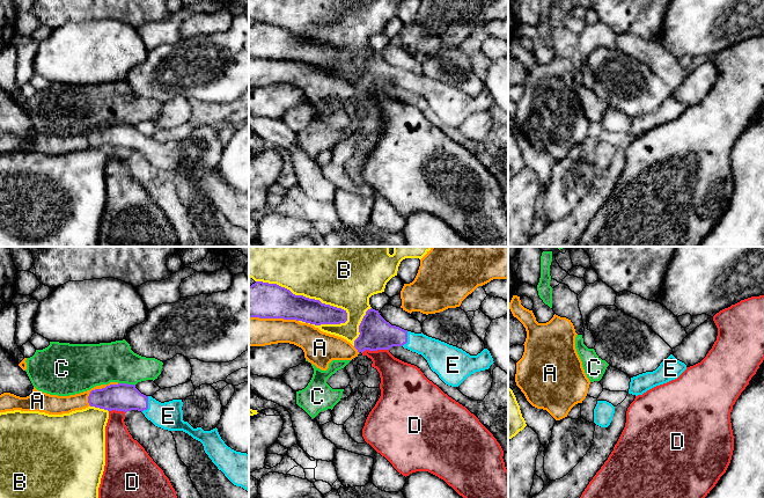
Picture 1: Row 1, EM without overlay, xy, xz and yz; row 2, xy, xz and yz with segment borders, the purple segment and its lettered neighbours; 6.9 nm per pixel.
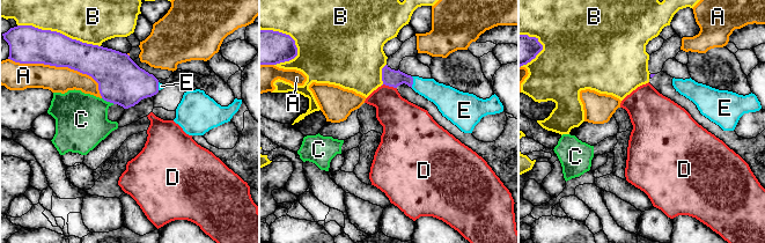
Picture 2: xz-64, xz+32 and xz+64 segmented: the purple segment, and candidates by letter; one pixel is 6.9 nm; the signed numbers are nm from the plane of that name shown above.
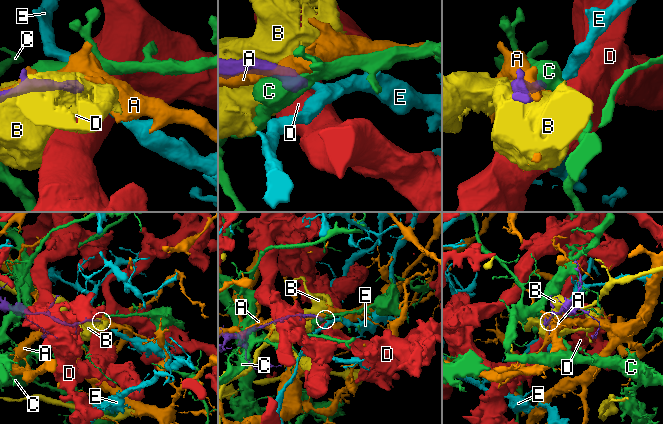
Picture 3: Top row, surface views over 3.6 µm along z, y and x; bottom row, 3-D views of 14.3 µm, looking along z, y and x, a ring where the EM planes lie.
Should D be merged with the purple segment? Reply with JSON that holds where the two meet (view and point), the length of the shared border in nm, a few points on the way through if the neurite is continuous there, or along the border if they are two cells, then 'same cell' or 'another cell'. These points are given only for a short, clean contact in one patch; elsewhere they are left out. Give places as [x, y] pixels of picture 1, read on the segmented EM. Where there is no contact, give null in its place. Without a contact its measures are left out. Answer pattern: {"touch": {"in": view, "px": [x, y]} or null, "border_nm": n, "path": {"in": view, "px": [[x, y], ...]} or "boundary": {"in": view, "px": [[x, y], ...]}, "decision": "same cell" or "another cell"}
{"touch": {"in": "xz", "px": [374, 350]}, "border_nm": 190, "boundary": {"in": "xz", "px": [[388, 349], [364, 350], [361, 352]]}, "decision": "another cell"}

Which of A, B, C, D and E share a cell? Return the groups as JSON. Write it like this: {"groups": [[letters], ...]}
{"groups": [["A"], ["B"], ["C"], ["D"], ["E"]]}

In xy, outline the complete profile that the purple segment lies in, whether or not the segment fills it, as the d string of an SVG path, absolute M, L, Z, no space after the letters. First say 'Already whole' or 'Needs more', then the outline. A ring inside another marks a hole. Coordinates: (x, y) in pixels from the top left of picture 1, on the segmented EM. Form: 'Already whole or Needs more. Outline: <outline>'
Needs more. Outline: M110 385L91 390L88 396L90 407L108 411L141 411L155 426L168 431L183 431L200 441L205 453L225 476L236 486L249 492L249 454L228 447L218 429L204 431L193 429L183 420L182 400L161 403L152 396L141 394L134 385Z

